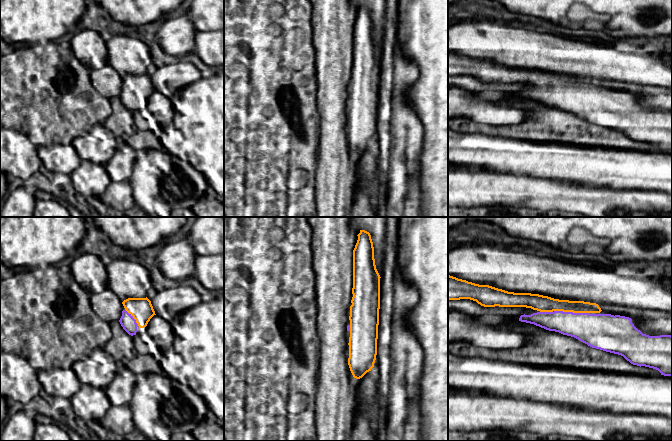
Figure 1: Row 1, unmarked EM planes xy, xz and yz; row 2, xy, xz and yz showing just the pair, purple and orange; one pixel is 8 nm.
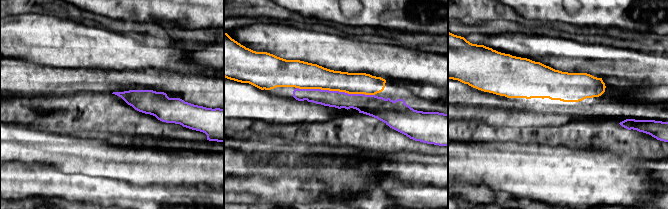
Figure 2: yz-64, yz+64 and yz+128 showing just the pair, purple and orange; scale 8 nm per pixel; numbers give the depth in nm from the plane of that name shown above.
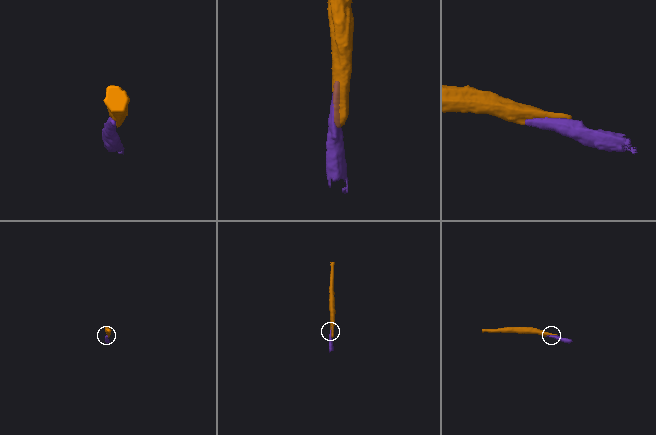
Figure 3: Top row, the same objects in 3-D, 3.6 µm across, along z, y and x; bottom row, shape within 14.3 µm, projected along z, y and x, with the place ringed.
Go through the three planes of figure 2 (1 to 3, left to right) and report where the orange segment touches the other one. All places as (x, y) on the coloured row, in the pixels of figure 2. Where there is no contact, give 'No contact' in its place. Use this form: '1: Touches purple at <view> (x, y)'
1: No contact
2: Touches purple at yz+64 (335, 91)
3: No contact

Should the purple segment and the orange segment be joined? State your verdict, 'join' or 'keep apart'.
join

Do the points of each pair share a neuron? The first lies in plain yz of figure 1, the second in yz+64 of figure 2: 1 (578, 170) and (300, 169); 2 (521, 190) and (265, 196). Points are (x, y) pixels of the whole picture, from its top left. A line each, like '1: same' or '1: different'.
1: different
2: same

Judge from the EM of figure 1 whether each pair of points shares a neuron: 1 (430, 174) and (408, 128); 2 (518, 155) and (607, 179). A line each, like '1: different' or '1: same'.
1: different
2: same

